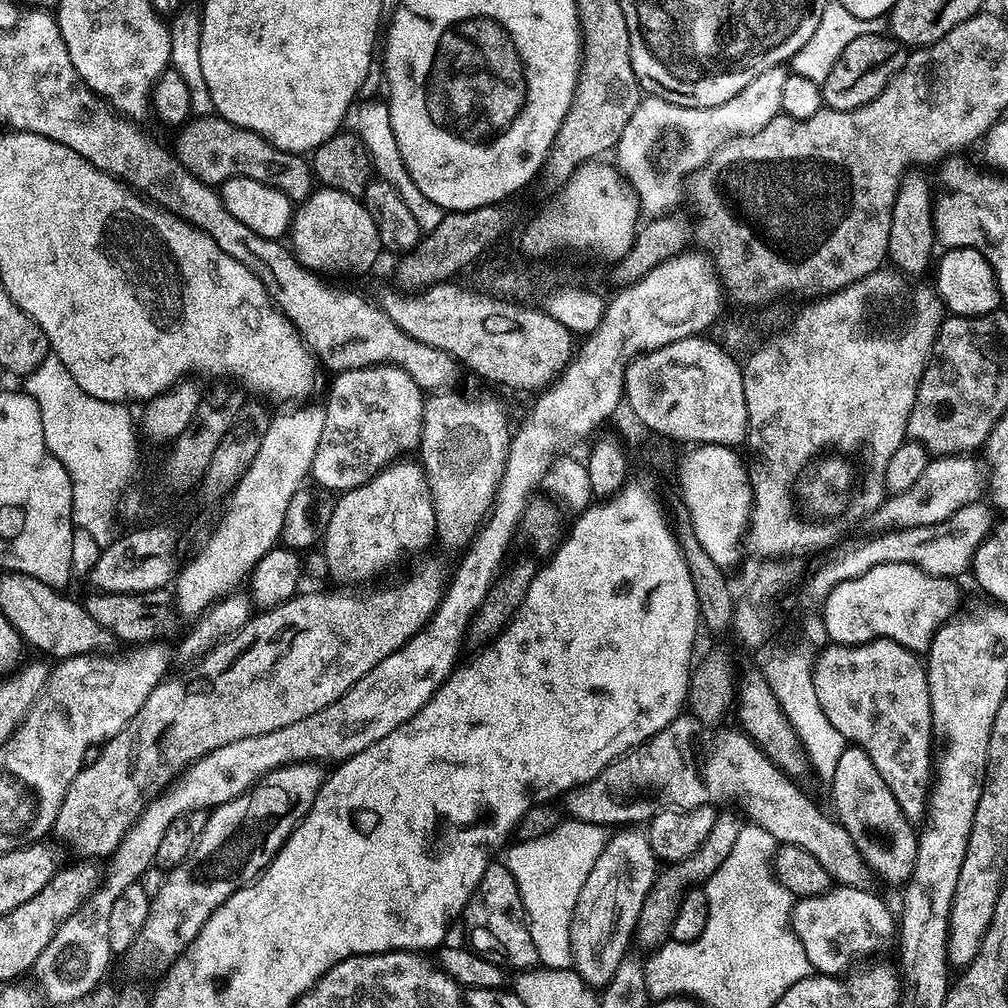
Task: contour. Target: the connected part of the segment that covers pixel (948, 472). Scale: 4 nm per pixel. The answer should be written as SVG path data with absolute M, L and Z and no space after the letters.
M967 455L937 456L929 459L918 482L901 487L897 492L900 493L897 496L889 495L870 513L873 533L937 524L962 510L962 506L977 503L982 496L982 472L976 469L975 462Z

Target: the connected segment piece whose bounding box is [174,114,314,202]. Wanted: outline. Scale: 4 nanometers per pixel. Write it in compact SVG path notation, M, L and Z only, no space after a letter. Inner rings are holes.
M213 114L189 119L177 132L175 157L202 182L219 186L230 178L254 178L254 182L282 190L293 202L305 200L314 191L311 163L301 153L274 146L254 130Z

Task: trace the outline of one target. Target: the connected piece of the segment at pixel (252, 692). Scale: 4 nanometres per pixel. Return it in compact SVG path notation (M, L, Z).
M420 572L417 576L402 581L397 588L386 588L381 593L374 593L373 596L347 596L344 592L303 592L301 591L291 600L287 600L285 604L280 604L276 608L257 611L248 619L246 626L242 626L242 630L238 630L226 640L221 640L215 648L210 649L195 663L185 667L188 669L181 676L172 674L161 680L154 690L150 690L150 698L146 698L146 702L142 702L142 710L138 710L138 714L134 714L134 718L130 718L127 726L118 734L114 734L114 738L104 741L102 747L95 753L96 760L94 756L85 763L74 778L74 782L70 782L70 790L66 790L66 798L62 798L62 806L58 810L54 829L54 836L57 836L76 855L76 858L111 857L113 850L119 846L132 823L144 813L144 807L148 801L159 796L193 760L201 760L206 754L218 750L218 746L238 742L238 738L270 734L270 730L282 730L282 726L294 726L294 722L302 722L302 718L310 718L310 714L318 714L318 710L322 710L338 698L342 698L342 694L346 694L346 690L355 686L363 676L370 674L370 670L374 670L374 666L378 666L378 662L382 662L382 658L403 648L405 642L411 636L416 635L432 619L442 599L442 580L440 584L439 578L434 573Z

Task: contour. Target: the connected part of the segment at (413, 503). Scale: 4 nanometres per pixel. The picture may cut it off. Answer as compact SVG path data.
M408 462L391 464L362 486L336 496L334 514L326 517L328 525L325 528L323 525L322 528L322 544L324 540L324 560L328 563L329 574L340 576L342 583L352 584L355 580L372 580L379 572L394 567L403 556L412 556L436 540L434 502L430 498L430 486L424 477L424 470L419 463L404 463Z

